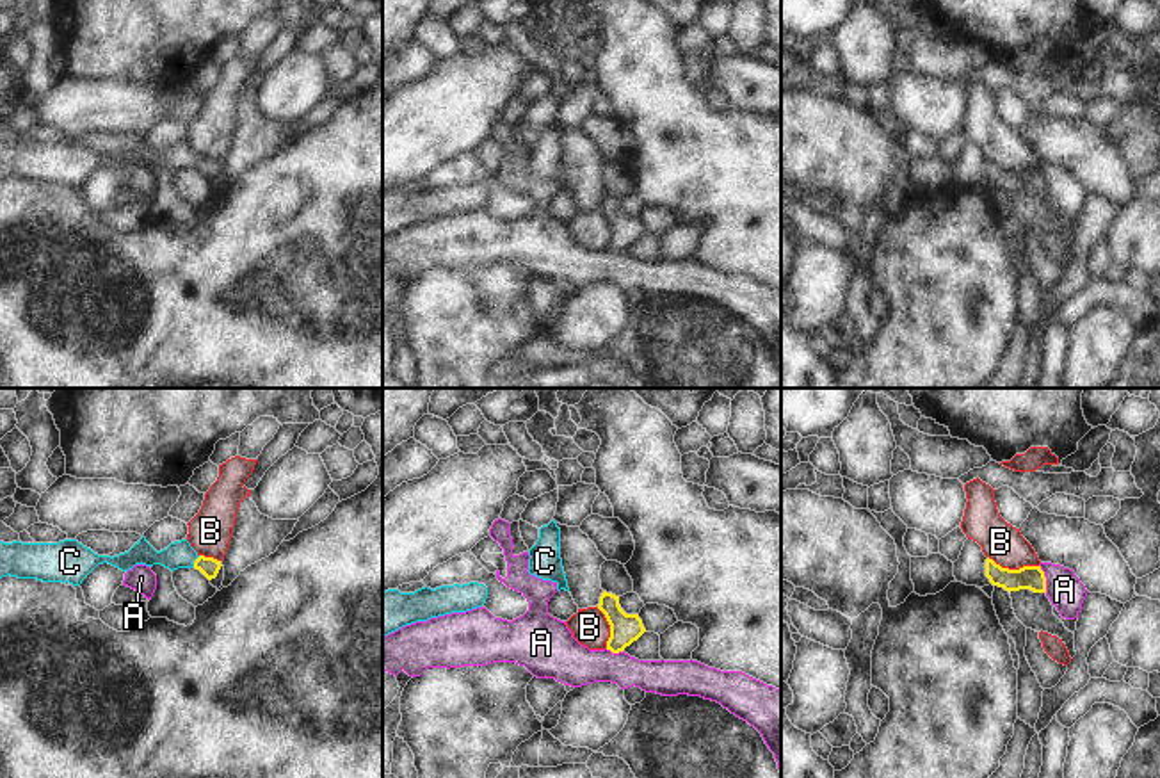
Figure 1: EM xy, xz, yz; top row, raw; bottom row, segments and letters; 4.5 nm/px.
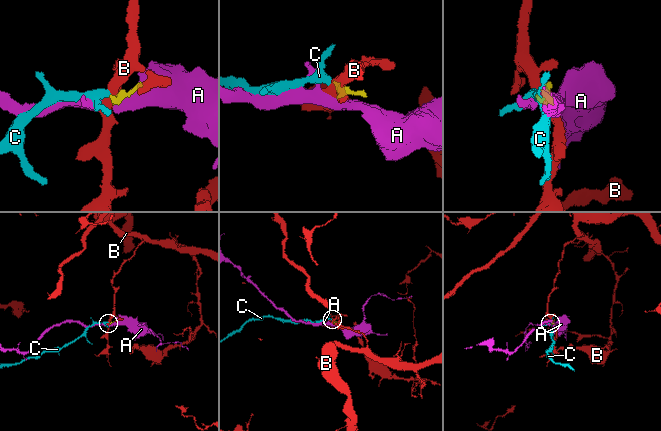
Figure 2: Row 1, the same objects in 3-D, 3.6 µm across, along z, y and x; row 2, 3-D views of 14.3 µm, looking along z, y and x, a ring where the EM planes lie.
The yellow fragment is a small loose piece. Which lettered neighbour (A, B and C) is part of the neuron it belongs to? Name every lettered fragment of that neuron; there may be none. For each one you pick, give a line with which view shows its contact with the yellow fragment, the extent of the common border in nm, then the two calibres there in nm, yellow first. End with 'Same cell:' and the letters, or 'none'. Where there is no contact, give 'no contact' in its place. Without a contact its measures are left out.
C: xy | 60 nm | 90/120 nm
Same cell: C

